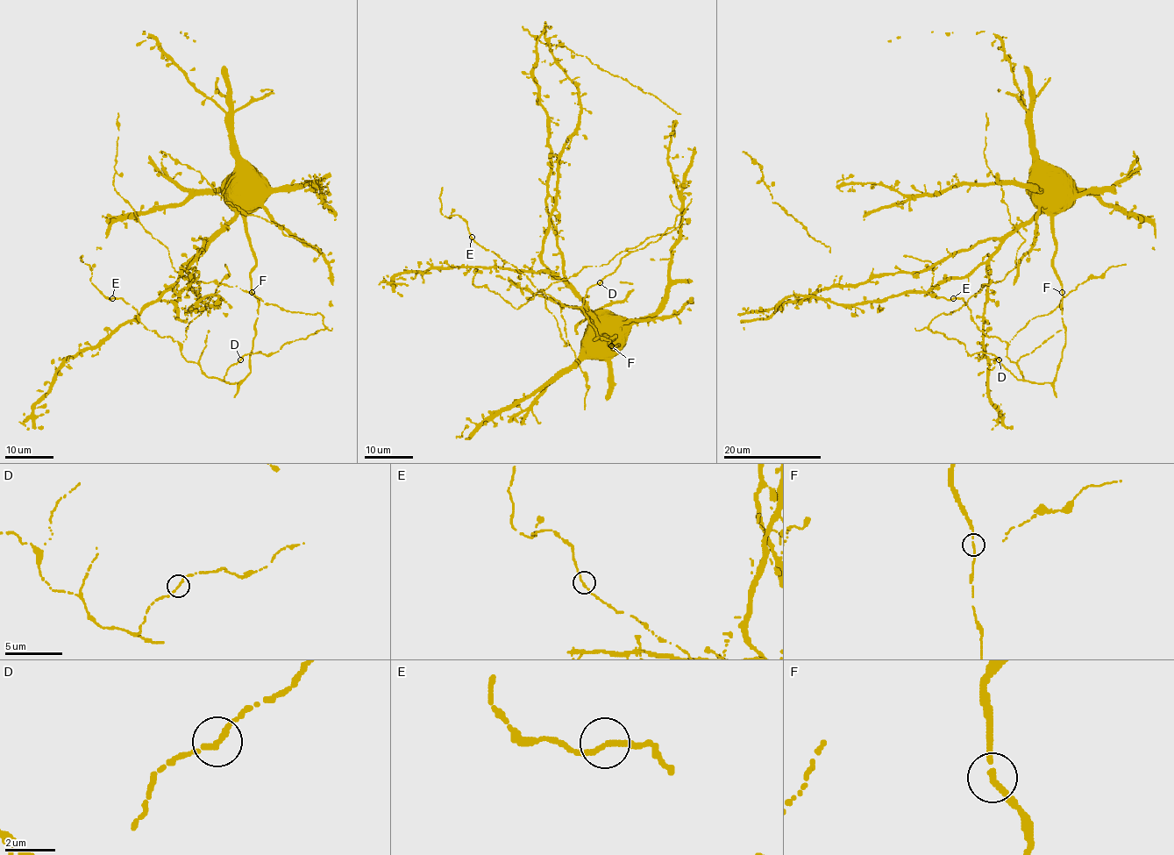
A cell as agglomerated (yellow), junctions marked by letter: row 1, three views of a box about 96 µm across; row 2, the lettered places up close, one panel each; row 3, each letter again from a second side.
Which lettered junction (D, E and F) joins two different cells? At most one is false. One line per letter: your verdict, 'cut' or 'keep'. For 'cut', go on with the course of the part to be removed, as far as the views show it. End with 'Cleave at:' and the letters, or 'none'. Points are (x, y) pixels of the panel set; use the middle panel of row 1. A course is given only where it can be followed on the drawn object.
D: keep
E: keep
F: keep
Cleave at: none

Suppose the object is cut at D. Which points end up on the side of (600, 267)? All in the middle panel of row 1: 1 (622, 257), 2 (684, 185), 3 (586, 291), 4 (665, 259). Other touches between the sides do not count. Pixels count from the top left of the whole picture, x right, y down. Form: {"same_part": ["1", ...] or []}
{"same_part": ["1"]}

